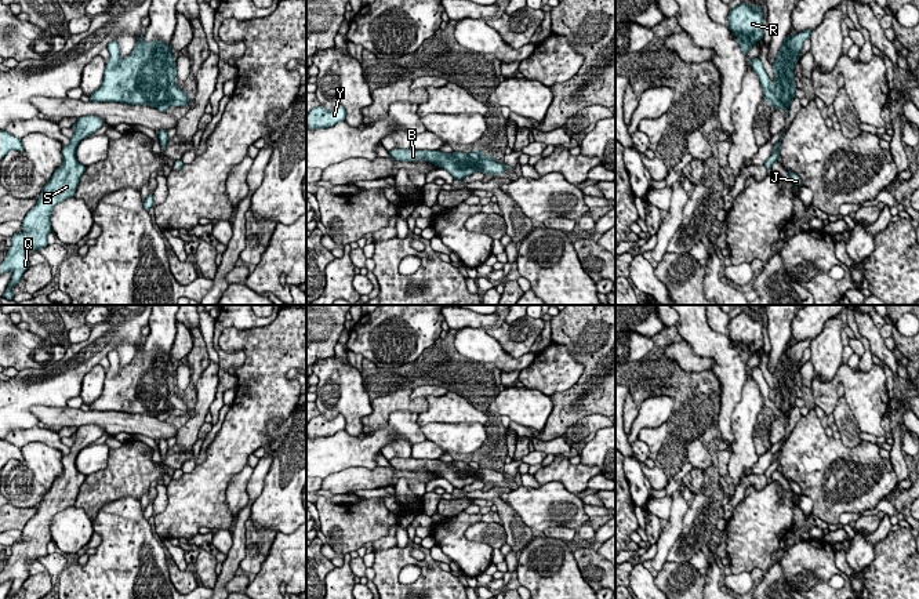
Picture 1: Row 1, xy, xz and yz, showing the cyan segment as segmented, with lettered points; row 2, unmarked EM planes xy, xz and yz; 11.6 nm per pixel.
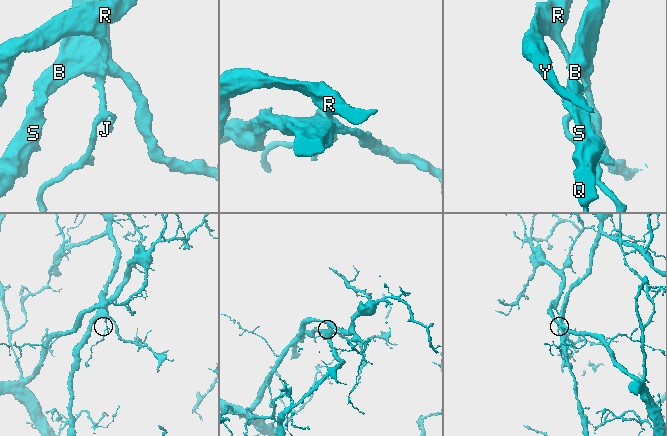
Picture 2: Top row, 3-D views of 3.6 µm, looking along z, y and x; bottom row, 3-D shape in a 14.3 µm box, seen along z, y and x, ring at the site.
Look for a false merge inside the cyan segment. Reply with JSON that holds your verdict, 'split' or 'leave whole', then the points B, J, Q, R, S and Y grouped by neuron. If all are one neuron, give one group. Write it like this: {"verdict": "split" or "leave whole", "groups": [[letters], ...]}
{"verdict": "split", "groups": [["B", "Q", "S"], ["J", "R", "Y"]]}

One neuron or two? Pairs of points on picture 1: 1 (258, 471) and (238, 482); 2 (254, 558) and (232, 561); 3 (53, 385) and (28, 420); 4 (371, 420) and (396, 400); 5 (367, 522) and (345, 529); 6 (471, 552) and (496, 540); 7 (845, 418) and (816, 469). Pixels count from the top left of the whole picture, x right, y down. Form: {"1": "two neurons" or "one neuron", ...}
{"1": "two neurons", "2": "two neurons", "3": "one neuron", "4": "one neuron", "5": "one neuron", "6": "two neurons", "7": "two neurons"}

